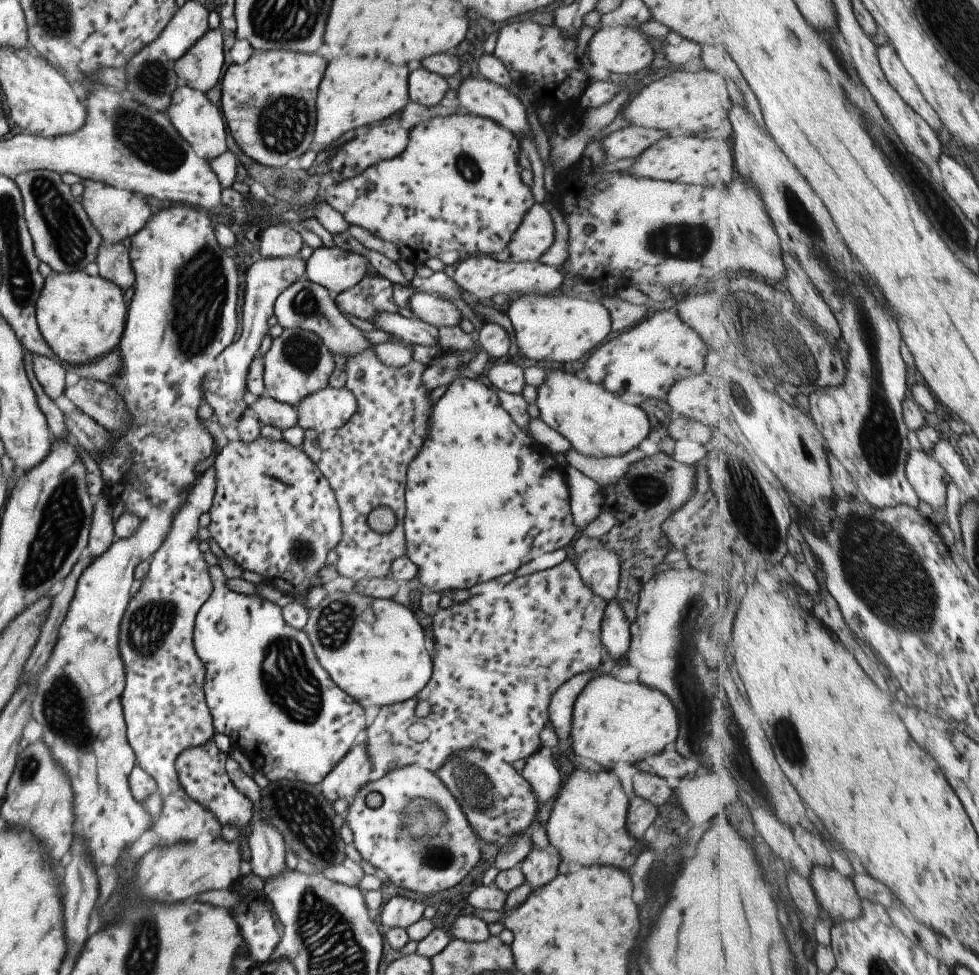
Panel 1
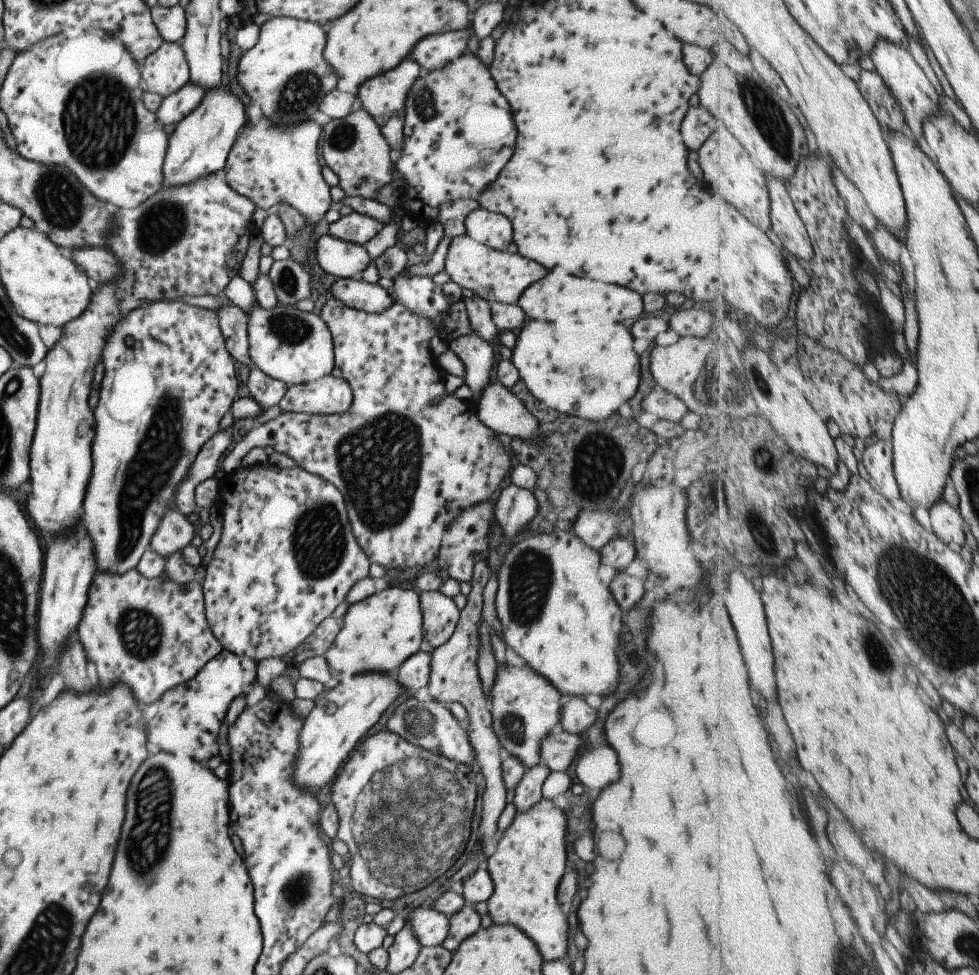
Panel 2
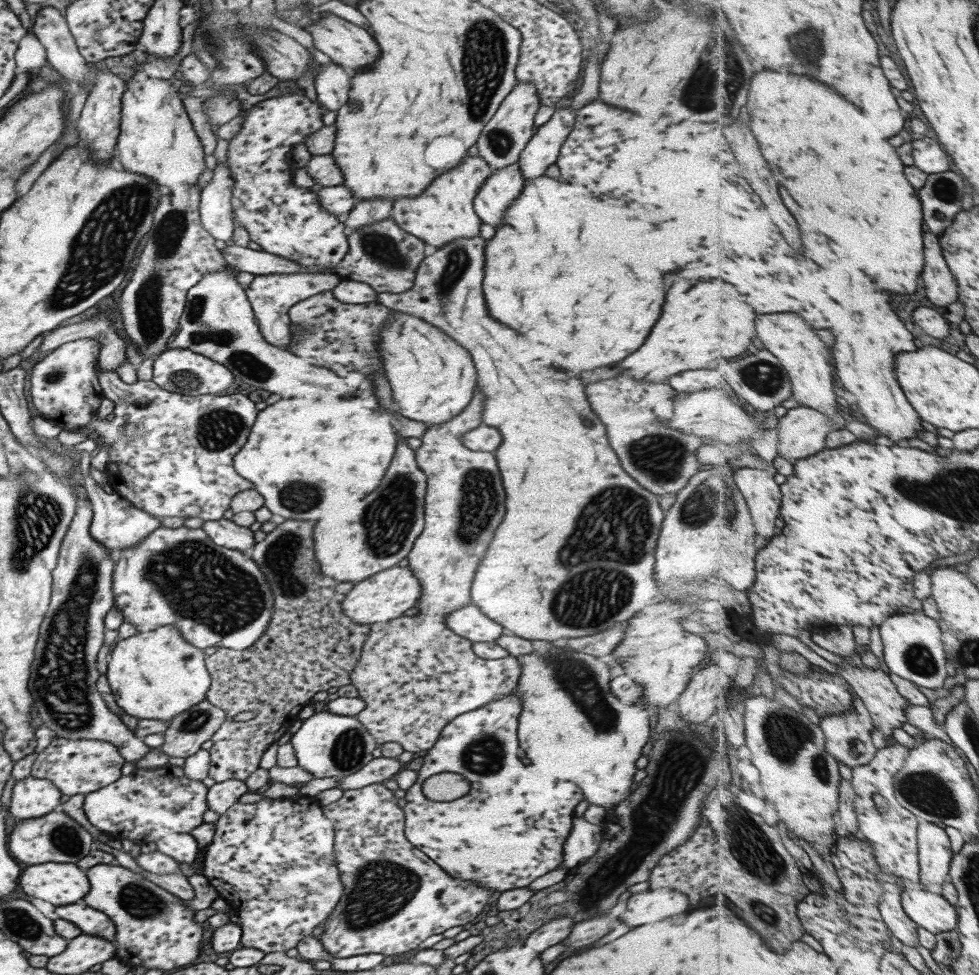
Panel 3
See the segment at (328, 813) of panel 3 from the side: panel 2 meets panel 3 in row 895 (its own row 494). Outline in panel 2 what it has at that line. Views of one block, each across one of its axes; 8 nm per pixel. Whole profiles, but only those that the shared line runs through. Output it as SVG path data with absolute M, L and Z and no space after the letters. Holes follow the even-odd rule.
M329 298L325 301L322 310L319 312L319 318L323 319L327 330L331 336L333 345L334 366L337 366L341 371L341 376L345 382L349 383L352 390L352 401L345 414L330 415L326 419L312 419L310 415L299 412L283 412L276 418L253 426L245 436L235 443L233 449L221 462L221 469L225 475L235 472L240 468L241 458L251 448L265 448L271 446L272 450L281 452L285 456L289 456L298 467L301 467L305 472L314 474L322 478L324 482L333 484L343 497L345 510L350 522L350 527L359 545L362 548L363 554L367 556L370 563L379 564L390 573L394 570L403 570L403 568L423 568L427 566L437 556L439 547L441 546L441 536L443 530L447 528L447 524L451 524L451 520L455 520L465 508L471 508L471 504L479 504L485 502L497 490L501 488L501 483L508 481L509 471L511 470L511 460L509 454L504 447L504 444L498 439L493 430L489 430L487 426L479 422L475 407L468 401L461 400L447 394L444 388L444 374L436 361L435 356L428 348L430 338L437 335L437 330L429 324L429 320L425 316L415 316L413 312L407 312L407 308L403 308L403 304L397 301L391 302L391 306L383 312L368 313L358 311L354 308L347 308L345 304L341 304L335 298Z

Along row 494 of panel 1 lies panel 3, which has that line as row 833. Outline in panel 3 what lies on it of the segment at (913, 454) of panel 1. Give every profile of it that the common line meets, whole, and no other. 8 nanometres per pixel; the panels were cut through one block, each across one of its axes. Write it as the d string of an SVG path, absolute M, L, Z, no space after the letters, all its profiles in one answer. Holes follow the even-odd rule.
M920 821L918 826L919 854L922 865L920 882L924 886L940 886L950 882L951 863L954 853L947 832L937 824Z

